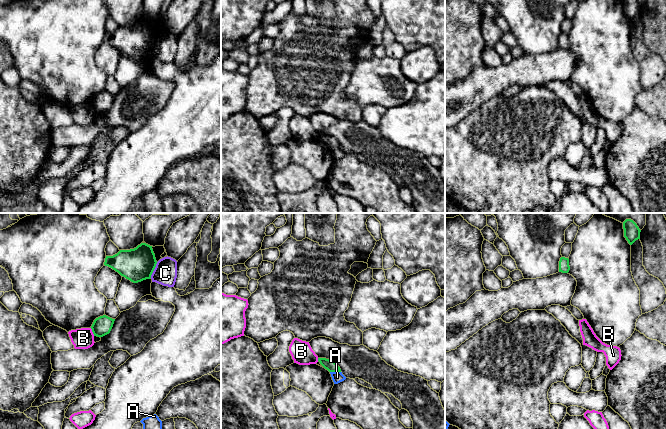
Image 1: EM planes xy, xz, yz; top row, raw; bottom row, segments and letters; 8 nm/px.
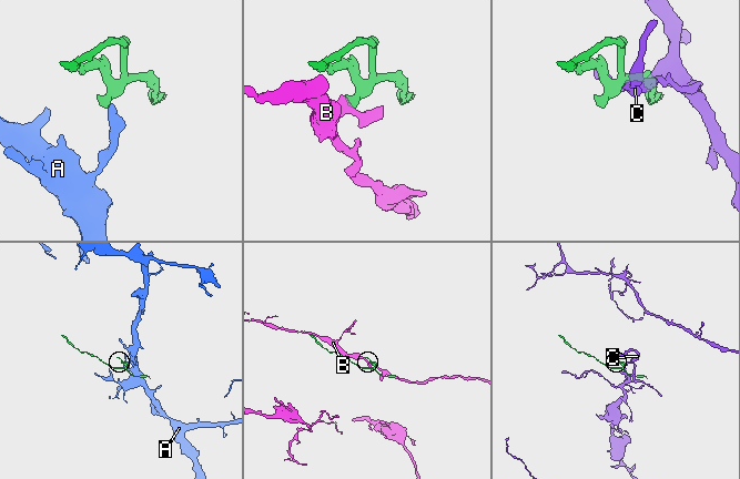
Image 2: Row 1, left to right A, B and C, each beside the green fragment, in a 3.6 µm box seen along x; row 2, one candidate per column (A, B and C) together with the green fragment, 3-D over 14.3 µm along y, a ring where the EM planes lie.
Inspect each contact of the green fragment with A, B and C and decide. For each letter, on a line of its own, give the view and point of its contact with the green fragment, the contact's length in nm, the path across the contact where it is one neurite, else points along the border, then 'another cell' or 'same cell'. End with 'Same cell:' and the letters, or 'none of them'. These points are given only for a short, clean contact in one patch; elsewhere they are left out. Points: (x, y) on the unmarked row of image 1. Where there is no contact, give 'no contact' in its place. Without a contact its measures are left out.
A: xz (335, 147) | 90 nm | along xz (330, 147), (340, 148) | another cell
B: xy (92, 107) | 70 nm | along xy (90, 104), (94, 111) | another cell
C: xy (153, 46) | 140 nm | another cell
Same cell: none of them

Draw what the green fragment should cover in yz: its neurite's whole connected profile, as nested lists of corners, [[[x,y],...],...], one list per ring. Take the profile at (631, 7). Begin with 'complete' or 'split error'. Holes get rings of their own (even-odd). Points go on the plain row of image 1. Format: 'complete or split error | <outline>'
complete | [[[623,0],[624,13],[630,21],[632,21],[636,16],[640,15],[641,6],[637,0]]]

